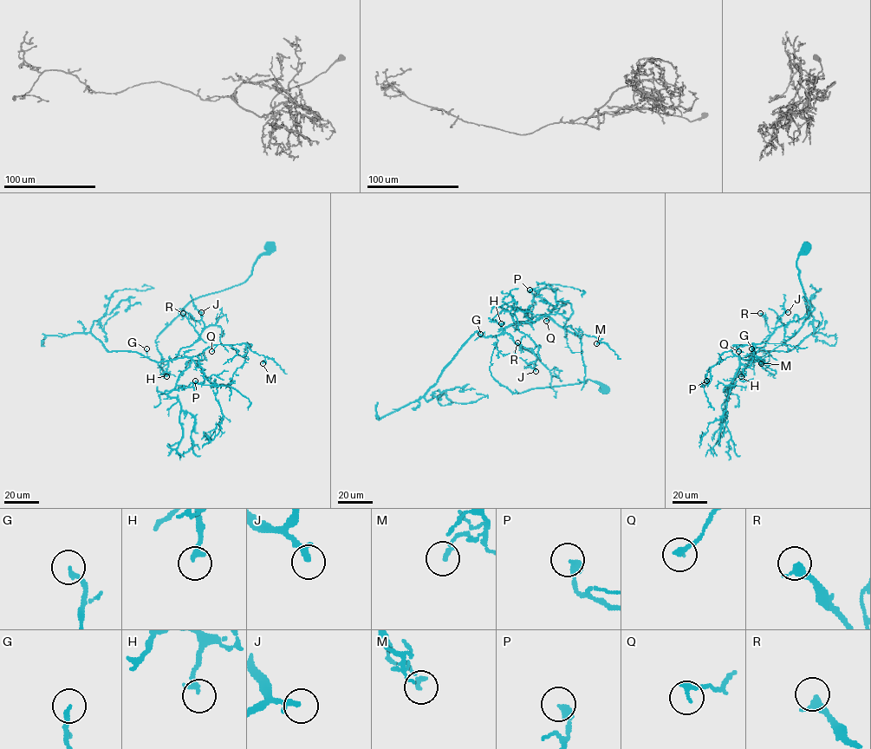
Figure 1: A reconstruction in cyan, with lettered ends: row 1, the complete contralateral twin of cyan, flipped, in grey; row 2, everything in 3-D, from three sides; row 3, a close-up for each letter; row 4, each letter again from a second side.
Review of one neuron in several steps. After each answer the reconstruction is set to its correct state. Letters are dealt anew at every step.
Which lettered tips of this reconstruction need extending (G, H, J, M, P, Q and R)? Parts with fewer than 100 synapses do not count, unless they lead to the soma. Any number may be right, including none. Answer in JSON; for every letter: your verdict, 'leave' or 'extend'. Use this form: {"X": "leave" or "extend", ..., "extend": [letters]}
{"G": "leave", "H": "leave", "J": "leave", "M": "leave", "P": "leave", "Q": "leave", "R": "leave", "extend": []}

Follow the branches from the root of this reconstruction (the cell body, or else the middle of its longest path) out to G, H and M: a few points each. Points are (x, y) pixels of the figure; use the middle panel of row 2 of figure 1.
G: (604, 388), (600, 382), (588, 380), (572, 385), (512, 393), (497, 381), (490, 370), (497, 337), (480, 334)
H: (604, 388), (600, 382), (588, 380), (512, 393), (497, 381), (490, 370), (497, 336), (502, 332), (501, 323)
M: (604, 388), (588, 380), (512, 393), (490, 370), (497, 336), (536, 315), (580, 336), (595, 336), (596, 343)

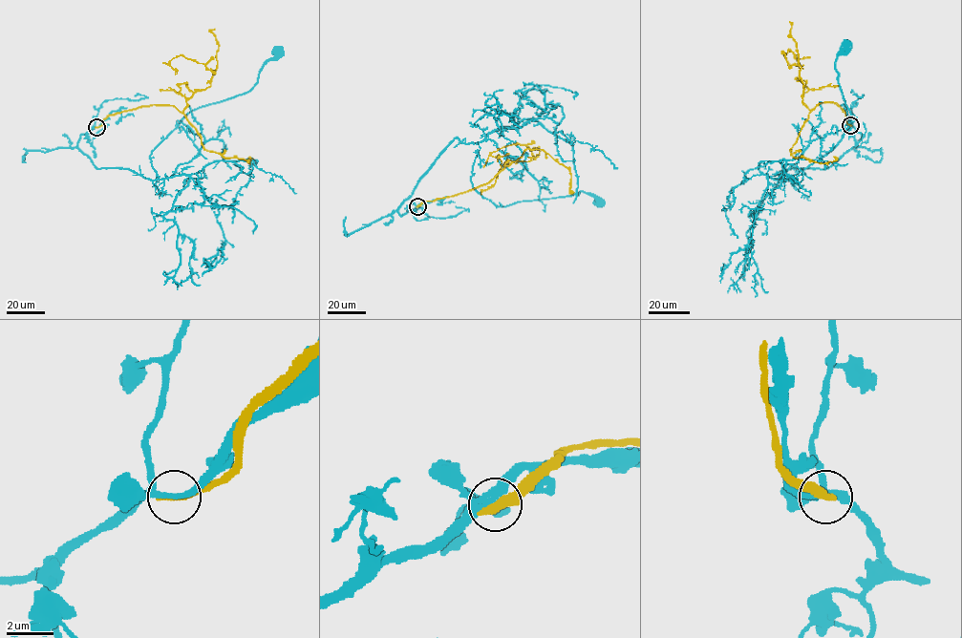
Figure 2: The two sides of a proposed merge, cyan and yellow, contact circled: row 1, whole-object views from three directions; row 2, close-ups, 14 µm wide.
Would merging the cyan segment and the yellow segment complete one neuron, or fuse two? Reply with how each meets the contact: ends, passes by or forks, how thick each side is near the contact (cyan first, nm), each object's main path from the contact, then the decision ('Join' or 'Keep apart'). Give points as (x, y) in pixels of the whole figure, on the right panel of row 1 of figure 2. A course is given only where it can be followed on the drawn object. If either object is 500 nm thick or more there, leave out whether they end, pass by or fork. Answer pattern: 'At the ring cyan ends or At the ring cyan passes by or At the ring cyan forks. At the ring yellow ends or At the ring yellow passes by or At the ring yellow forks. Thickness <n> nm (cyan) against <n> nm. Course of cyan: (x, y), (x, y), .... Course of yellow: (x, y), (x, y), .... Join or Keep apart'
At the ring cyan forks. At the ring yellow ends. Thickness 200 nm (cyan) against 400 nm. Course of cyan: (850, 125), (856, 145), (824, 168), (785, 169), (784, 180), (851, 125), (835, 65), (845, 43). Course of yellow: (851, 125), (833, 101), (810, 110), (802, 103), (801, 69), (784, 56), (789, 50), (798, 58), (810, 57). Keep apart

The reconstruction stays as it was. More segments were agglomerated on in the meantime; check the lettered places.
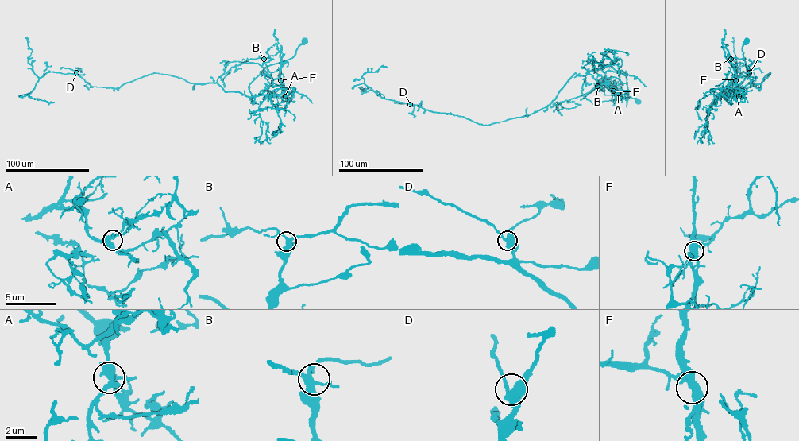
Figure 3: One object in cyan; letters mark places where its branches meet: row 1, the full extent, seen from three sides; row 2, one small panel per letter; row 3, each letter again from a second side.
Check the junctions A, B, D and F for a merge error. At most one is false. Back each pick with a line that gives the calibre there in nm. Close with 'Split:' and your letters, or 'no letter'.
F: Thickness 460 nm
Split: F

